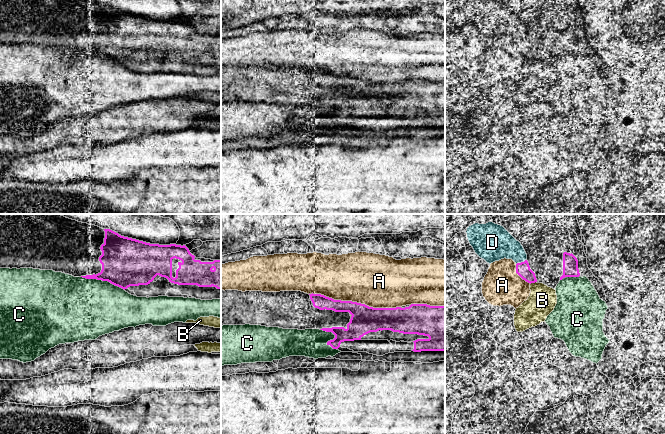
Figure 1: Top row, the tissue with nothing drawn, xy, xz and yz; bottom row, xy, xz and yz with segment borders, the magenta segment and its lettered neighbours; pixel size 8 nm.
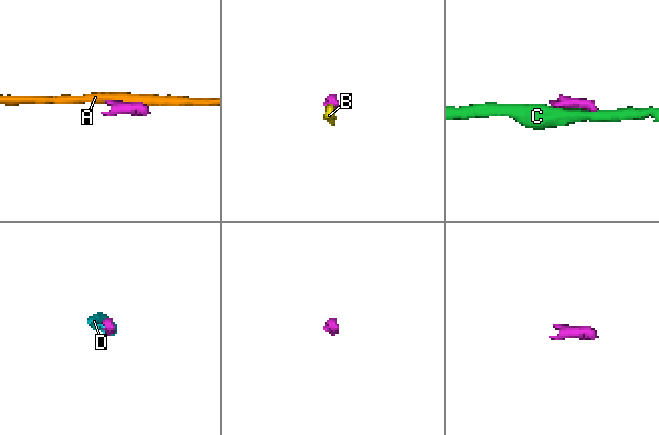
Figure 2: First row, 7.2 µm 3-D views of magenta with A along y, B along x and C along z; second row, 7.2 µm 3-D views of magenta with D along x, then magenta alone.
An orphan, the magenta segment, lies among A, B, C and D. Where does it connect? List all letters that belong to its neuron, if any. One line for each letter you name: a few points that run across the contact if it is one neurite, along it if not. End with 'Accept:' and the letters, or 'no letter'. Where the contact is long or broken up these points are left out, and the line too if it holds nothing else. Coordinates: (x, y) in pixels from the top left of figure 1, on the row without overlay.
Accept: no letter

